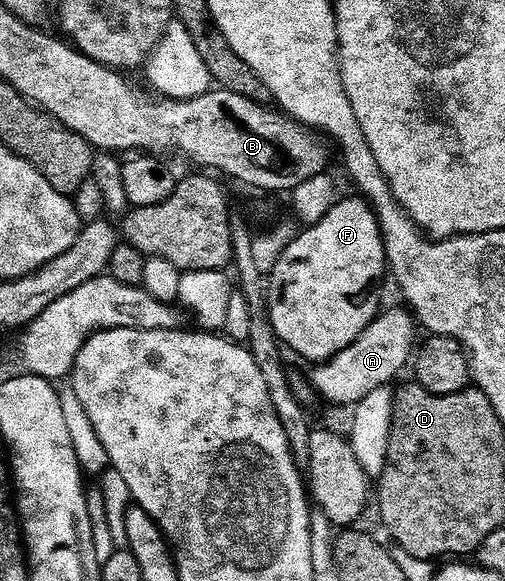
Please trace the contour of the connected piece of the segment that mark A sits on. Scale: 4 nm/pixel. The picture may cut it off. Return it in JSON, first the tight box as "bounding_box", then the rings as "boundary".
{"bounding_box":[312,307,418,405],"boundary":[[[407,307],[381,311],[372,325],[346,350],[313,367],[316,369],[312,372],[312,384],[317,394],[332,404],[363,405],[366,394],[374,394],[374,390],[389,387],[393,383],[391,380],[407,364],[409,367],[418,344],[416,328],[418,321]]]}

